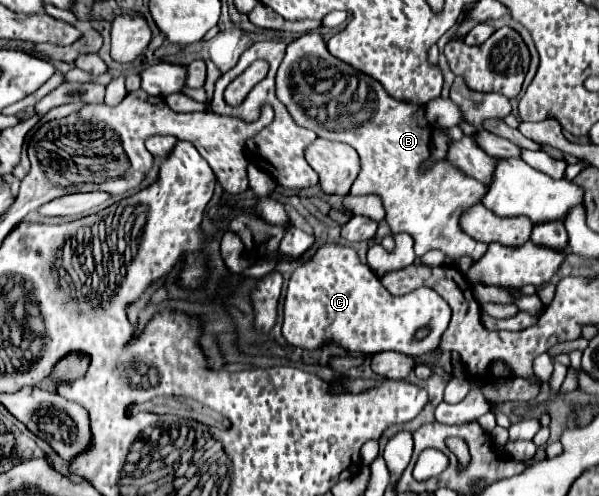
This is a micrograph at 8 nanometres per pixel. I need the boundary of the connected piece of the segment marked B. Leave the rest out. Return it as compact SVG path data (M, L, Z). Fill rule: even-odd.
M309 32L287 46L285 58L277 70L277 98L287 106L299 126L313 130L319 138L339 140L357 150L361 170L351 192L379 194L391 232L411 234L417 256L437 248L453 262L463 256L479 260L485 254L487 244L465 234L459 218L475 206L475 202L485 198L485 184L453 170L445 160L439 160L427 172L419 172L419 164L429 158L431 140L431 126L425 120L425 108L391 98L375 78L333 58L325 40L321 40L319 32ZM325 78L331 78L331 92L317 96L315 86ZM325 98L331 100L331 108L327 108L327 104L319 108L319 100L323 102Z

